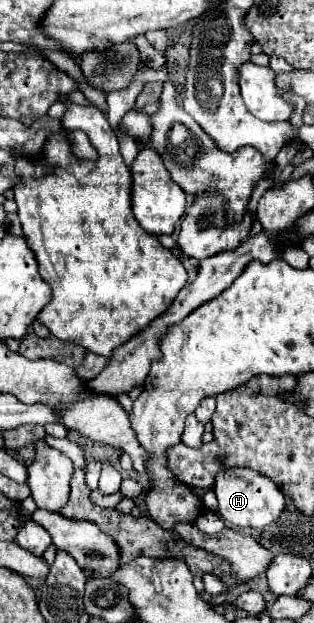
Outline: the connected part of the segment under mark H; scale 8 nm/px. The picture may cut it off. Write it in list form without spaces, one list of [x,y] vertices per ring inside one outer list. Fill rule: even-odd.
[[[228,467],[218,471],[214,481],[214,493],[218,499],[218,513],[230,527],[238,529],[246,527],[262,529],[266,525],[272,525],[274,521],[280,519],[286,507],[286,497],[282,495],[282,491],[266,475],[250,467]]]

